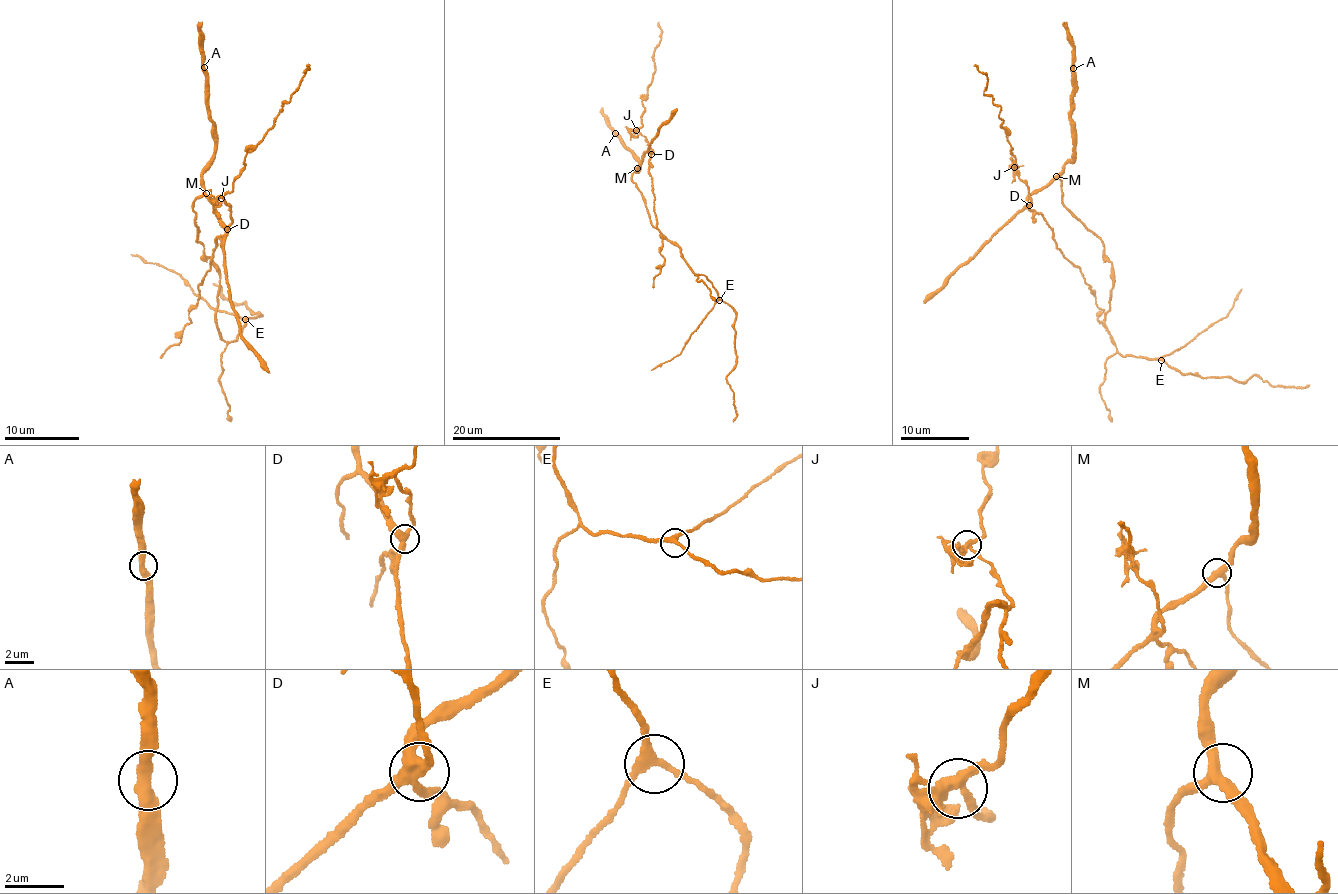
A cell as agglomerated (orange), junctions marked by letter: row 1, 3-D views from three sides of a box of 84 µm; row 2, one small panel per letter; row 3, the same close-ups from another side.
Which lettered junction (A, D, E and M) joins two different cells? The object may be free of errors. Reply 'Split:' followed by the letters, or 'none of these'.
Split: D

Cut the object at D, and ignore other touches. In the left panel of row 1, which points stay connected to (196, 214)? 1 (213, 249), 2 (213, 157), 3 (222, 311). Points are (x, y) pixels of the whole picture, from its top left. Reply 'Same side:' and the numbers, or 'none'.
Same side: 2, 3

